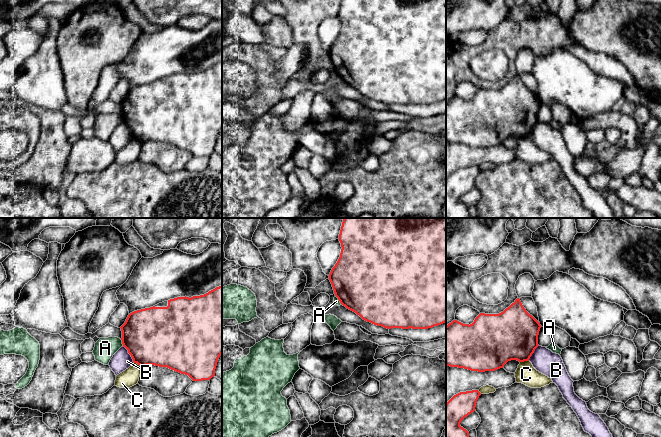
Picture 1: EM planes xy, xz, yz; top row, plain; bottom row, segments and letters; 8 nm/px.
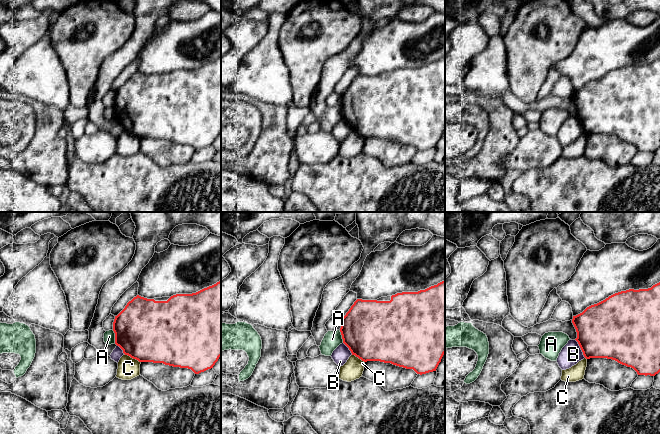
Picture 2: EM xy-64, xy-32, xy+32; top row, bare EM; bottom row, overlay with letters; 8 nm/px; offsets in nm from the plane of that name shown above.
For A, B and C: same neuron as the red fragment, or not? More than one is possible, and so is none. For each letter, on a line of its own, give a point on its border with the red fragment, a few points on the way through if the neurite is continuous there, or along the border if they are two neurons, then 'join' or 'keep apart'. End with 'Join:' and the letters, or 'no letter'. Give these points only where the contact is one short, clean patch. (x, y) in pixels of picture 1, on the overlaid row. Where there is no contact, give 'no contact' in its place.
A: meets red in xy at (122, 342); border along xy (120, 339), (123, 345); keep apart
B: meets red in xy at (129, 353); keep apart
C: meets red in yz at (524, 360); keep apart
Join: no letter

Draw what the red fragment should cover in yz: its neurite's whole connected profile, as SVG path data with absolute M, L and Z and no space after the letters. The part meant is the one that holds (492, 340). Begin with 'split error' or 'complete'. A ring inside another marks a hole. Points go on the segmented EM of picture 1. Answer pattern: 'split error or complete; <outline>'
complete; M519 298L499 314L480 313L470 325L453 320L446 326L446 366L485 372L503 368L511 360L529 361L539 346L540 328Z

